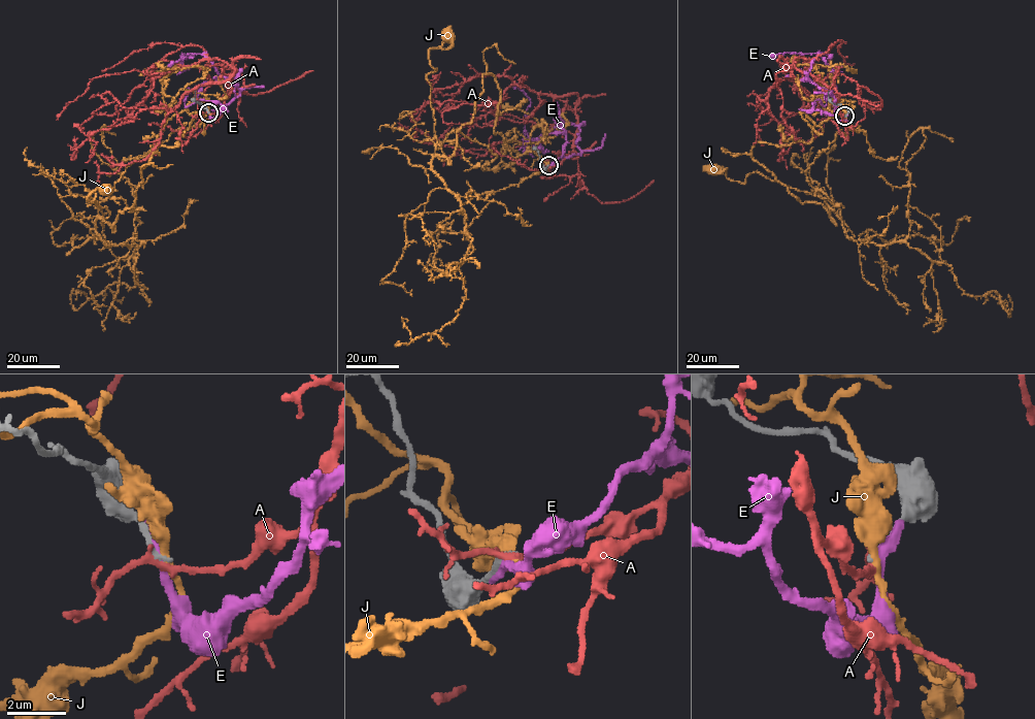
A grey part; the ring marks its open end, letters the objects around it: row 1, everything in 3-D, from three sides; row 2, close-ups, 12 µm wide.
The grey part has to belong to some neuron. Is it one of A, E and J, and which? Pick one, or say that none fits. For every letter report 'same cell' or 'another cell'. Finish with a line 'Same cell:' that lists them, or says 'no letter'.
A: another cell
E: another cell
J: another cell
Same cell: no letter

